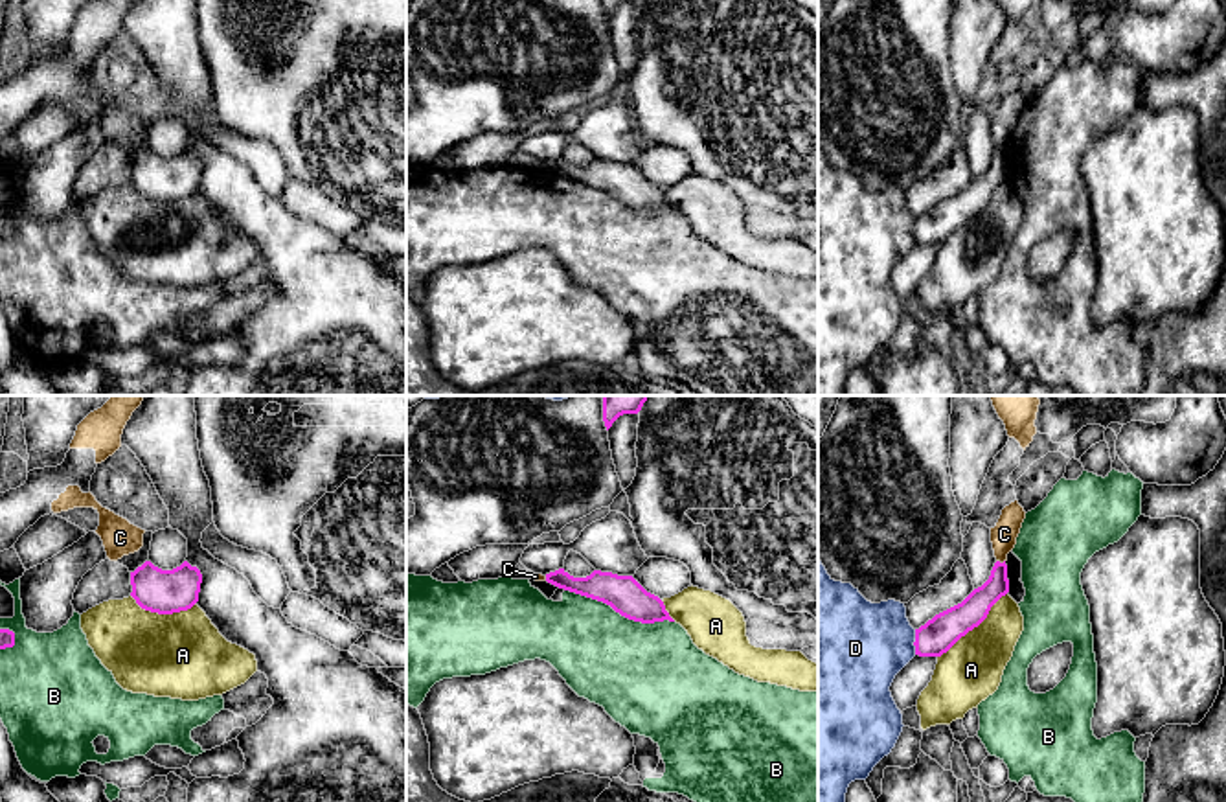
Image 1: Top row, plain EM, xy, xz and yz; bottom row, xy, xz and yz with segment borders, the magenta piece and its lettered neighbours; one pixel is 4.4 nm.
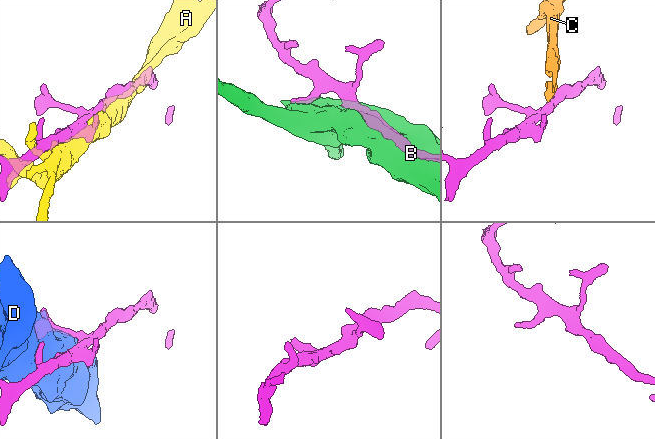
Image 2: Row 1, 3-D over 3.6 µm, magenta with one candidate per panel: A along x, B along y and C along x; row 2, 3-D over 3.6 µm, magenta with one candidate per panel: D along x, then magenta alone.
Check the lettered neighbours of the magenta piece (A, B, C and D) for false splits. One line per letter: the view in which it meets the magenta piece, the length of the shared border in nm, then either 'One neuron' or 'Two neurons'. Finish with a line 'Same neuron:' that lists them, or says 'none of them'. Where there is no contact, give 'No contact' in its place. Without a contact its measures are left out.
A: Touches magenta in yz. Shared border 420 nm. Two neurons
B: Touches magenta in xz. Shared border 500 nm. Two neurons
C: Touches magenta in yz. Shared border 40 nm. Two neurons
D: Touches magenta in yz. Shared border 110 nm. Two neurons
Same neuron: none of them

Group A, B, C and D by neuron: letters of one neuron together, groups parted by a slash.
A / B / C / D

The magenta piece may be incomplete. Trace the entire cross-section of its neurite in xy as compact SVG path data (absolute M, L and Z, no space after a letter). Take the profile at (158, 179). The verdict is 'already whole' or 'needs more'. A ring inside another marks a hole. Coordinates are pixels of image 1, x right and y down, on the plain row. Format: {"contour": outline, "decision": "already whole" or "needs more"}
{"contour": "M145 149L131 160L131 184L151 200L173 202L191 197L199 189L202 162L184 149L173 158L162 158Z", "decision": "already whole"}

